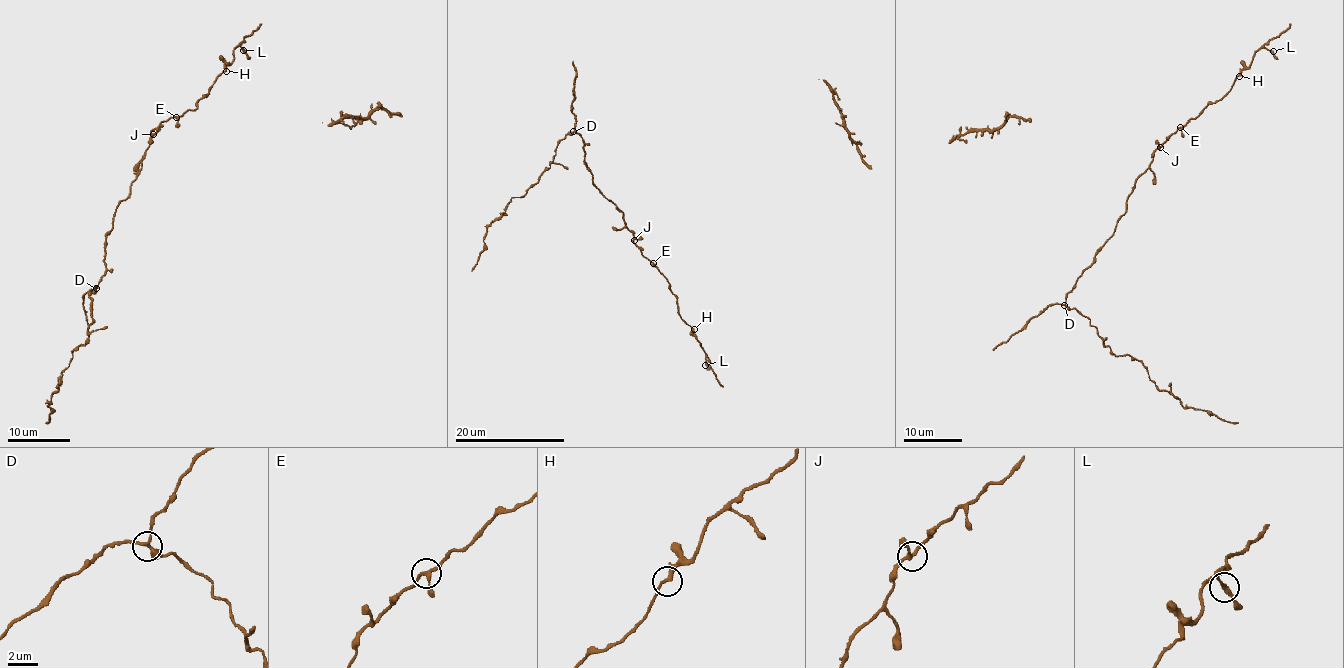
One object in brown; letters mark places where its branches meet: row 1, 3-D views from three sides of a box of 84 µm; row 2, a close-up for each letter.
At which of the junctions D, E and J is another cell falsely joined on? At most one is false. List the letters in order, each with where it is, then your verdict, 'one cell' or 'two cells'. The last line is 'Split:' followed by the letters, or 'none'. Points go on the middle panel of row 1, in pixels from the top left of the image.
D: at (573, 131); one cell
E: at (653, 263); two cells
J: at (634, 240); one cell
Split: E

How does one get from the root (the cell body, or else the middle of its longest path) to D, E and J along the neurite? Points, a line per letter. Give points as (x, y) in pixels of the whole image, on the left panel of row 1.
D: (130, 182), (130, 196), (116, 208), (111, 233), (107, 236), (106, 269), (96, 288)
E: (130, 182), (140, 171), (151, 131), (162, 121), (175, 117)
J: (130, 182), (140, 171), (143, 152), (153, 134)

